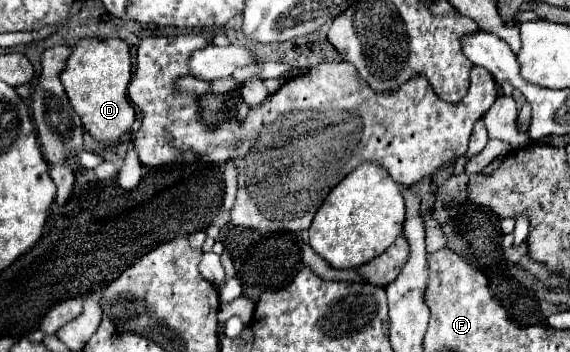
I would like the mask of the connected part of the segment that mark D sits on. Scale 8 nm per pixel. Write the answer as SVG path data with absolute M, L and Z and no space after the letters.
M81 39L61 73L61 83L65 93L83 121L83 127L99 143L115 143L123 139L133 121L137 119L135 107L127 97L127 87L131 81L131 55L129 45L121 39Z

